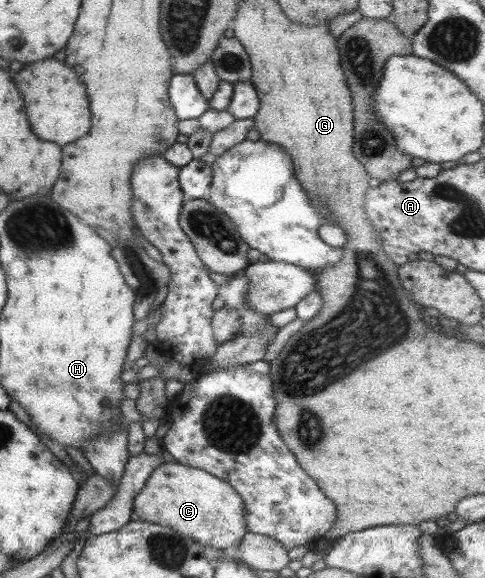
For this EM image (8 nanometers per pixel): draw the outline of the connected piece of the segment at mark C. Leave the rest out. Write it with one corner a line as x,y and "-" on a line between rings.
167,460
149,473
141,490
133,496
131,512
138,516
139,521
167,526
175,532
193,538
195,542
201,542
204,547
212,546
213,549
220,548
229,551
239,544
239,540
245,536
246,532
245,511
241,502
241,497
227,484
227,481
223,482
205,470

